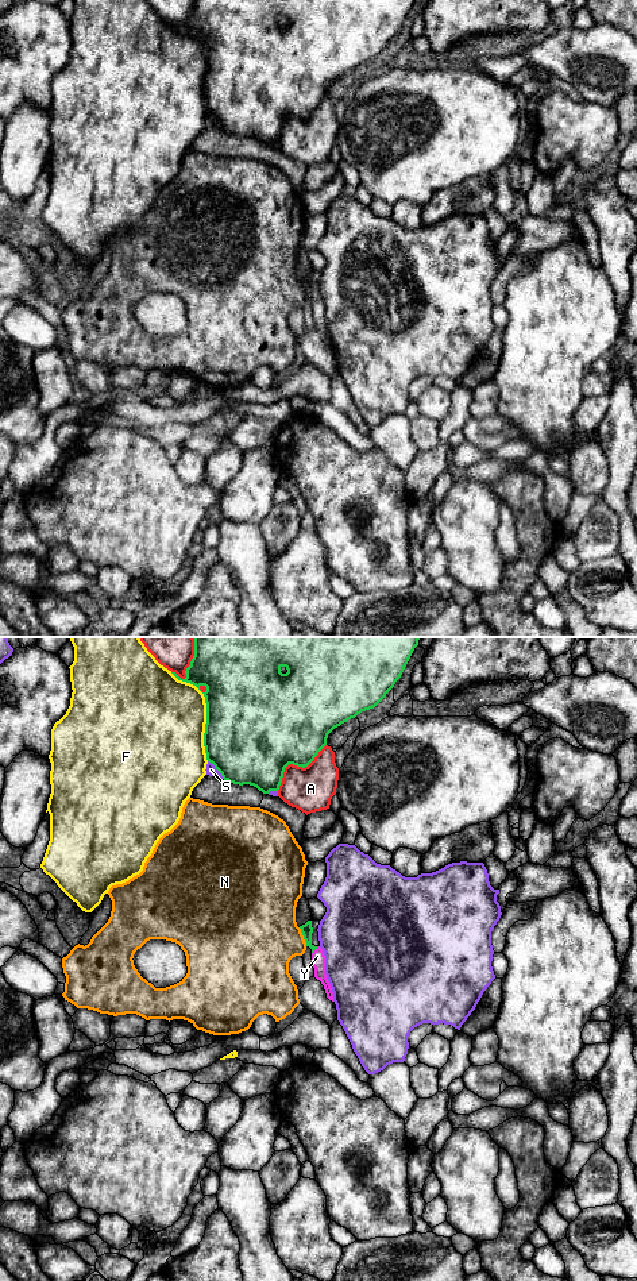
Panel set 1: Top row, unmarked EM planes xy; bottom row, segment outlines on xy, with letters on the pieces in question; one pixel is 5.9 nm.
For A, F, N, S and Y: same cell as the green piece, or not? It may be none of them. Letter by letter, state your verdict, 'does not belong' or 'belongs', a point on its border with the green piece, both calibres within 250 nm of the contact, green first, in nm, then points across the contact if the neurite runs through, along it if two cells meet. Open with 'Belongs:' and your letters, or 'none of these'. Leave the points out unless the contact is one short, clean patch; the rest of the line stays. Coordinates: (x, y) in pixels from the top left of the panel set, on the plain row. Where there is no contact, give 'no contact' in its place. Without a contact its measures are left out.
Belongs: Y
A: does not belong; meets green in xy at (296, 116); 480 nm thick on the green side, 260 nm on the other
F: does not belong; meets green in xy at (207, 64); 500 nm thick on the green side, 480 nm on the other
N: does not belong; meets green in xy at (304, 289); 70 nm thick on the green side, 440 nm on the other
S: does not belong; meets green in xy at (216, 120); 500 nm thick on the green side, 60 nm on the other
Y: belongs; meets green in xy at (315, 301); 70 nm thick on the green side, 80 nm on the other; runs through xy (307, 281), (308, 294), (315, 301), (317, 308)

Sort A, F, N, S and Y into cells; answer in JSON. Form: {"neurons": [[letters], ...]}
{"neurons": [["A"], ["F"], ["N"], ["S"], ["Y"]]}

